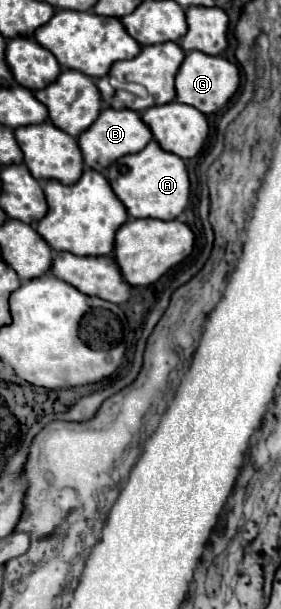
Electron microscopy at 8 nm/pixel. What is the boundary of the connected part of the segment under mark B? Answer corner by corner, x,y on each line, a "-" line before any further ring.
107,108
99,114
99,118
79,136
79,148
83,152
85,164
97,172
105,172
117,158
127,156
127,154
137,154
141,152
149,140
153,138
149,126
141,120
139,112
135,110
113,110

